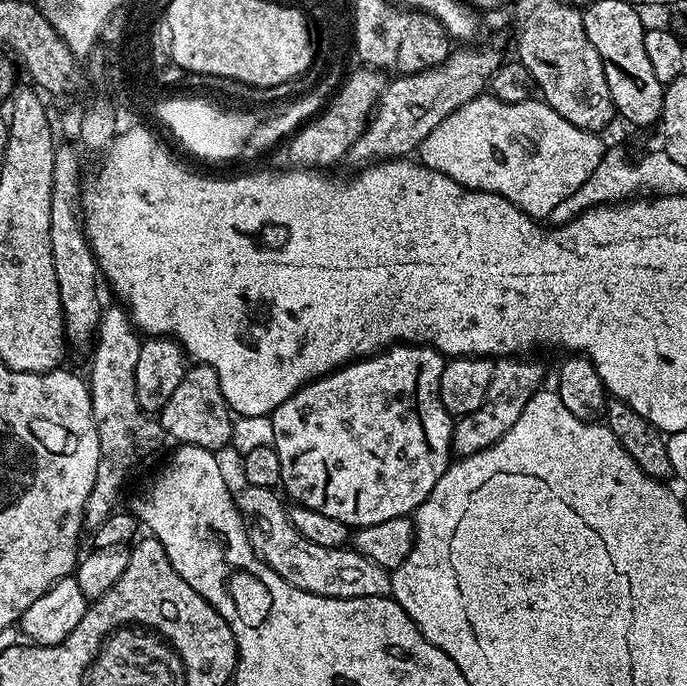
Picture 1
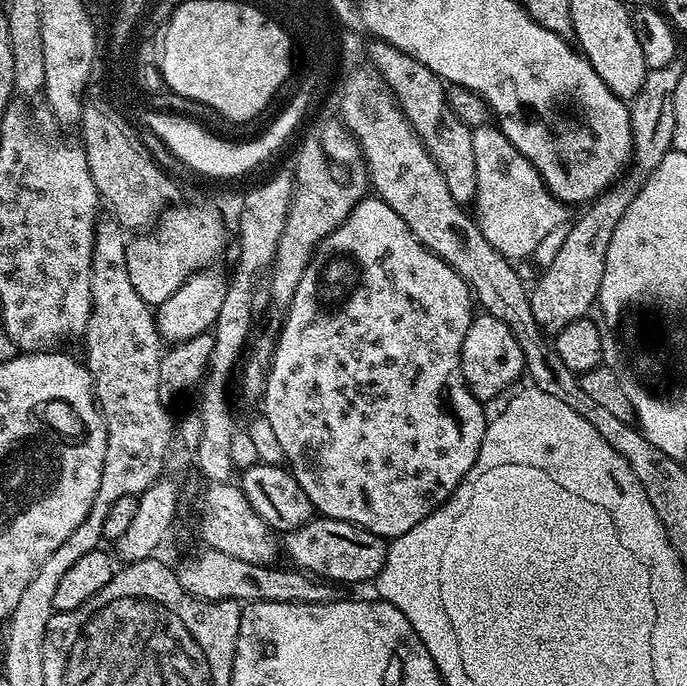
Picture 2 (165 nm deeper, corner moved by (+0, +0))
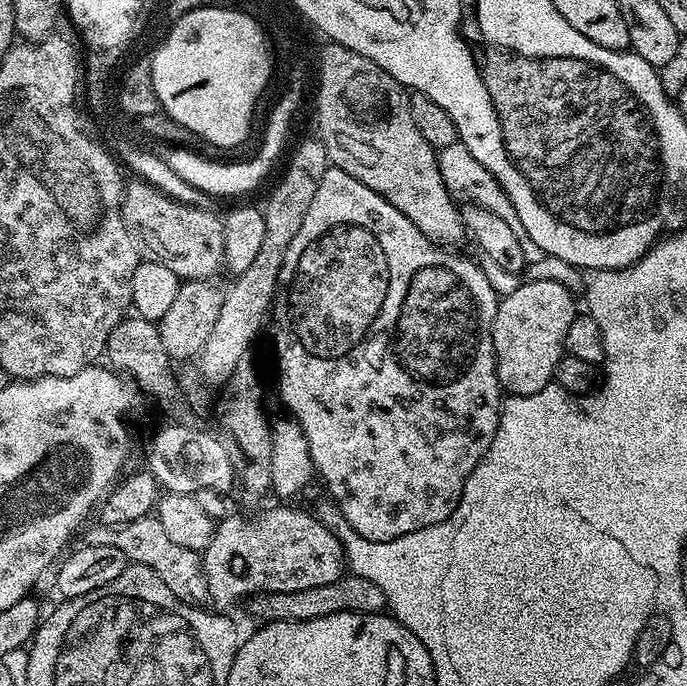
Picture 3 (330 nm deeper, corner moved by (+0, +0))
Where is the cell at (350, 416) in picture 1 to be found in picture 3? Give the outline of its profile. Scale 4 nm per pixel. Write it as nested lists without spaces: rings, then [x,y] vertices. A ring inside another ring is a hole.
[[[329,166],[314,190],[314,202],[306,210],[306,218],[294,242],[284,255],[282,270],[276,283],[276,299],[270,309],[270,320],[276,323],[276,364],[280,367],[280,400],[288,407],[287,415],[295,420],[306,438],[312,466],[317,477],[324,479],[327,495],[350,522],[350,526],[362,538],[374,542],[386,542],[414,530],[441,524],[450,518],[462,498],[466,478],[478,466],[486,454],[490,442],[494,442],[498,430],[502,405],[502,389],[496,373],[496,355],[492,341],[492,323],[498,303],[498,292],[492,289],[488,276],[472,260],[455,256],[455,251],[437,246],[433,240],[402,210],[394,210],[386,198],[374,194],[370,186],[362,186],[358,178],[346,174],[340,168]]]

